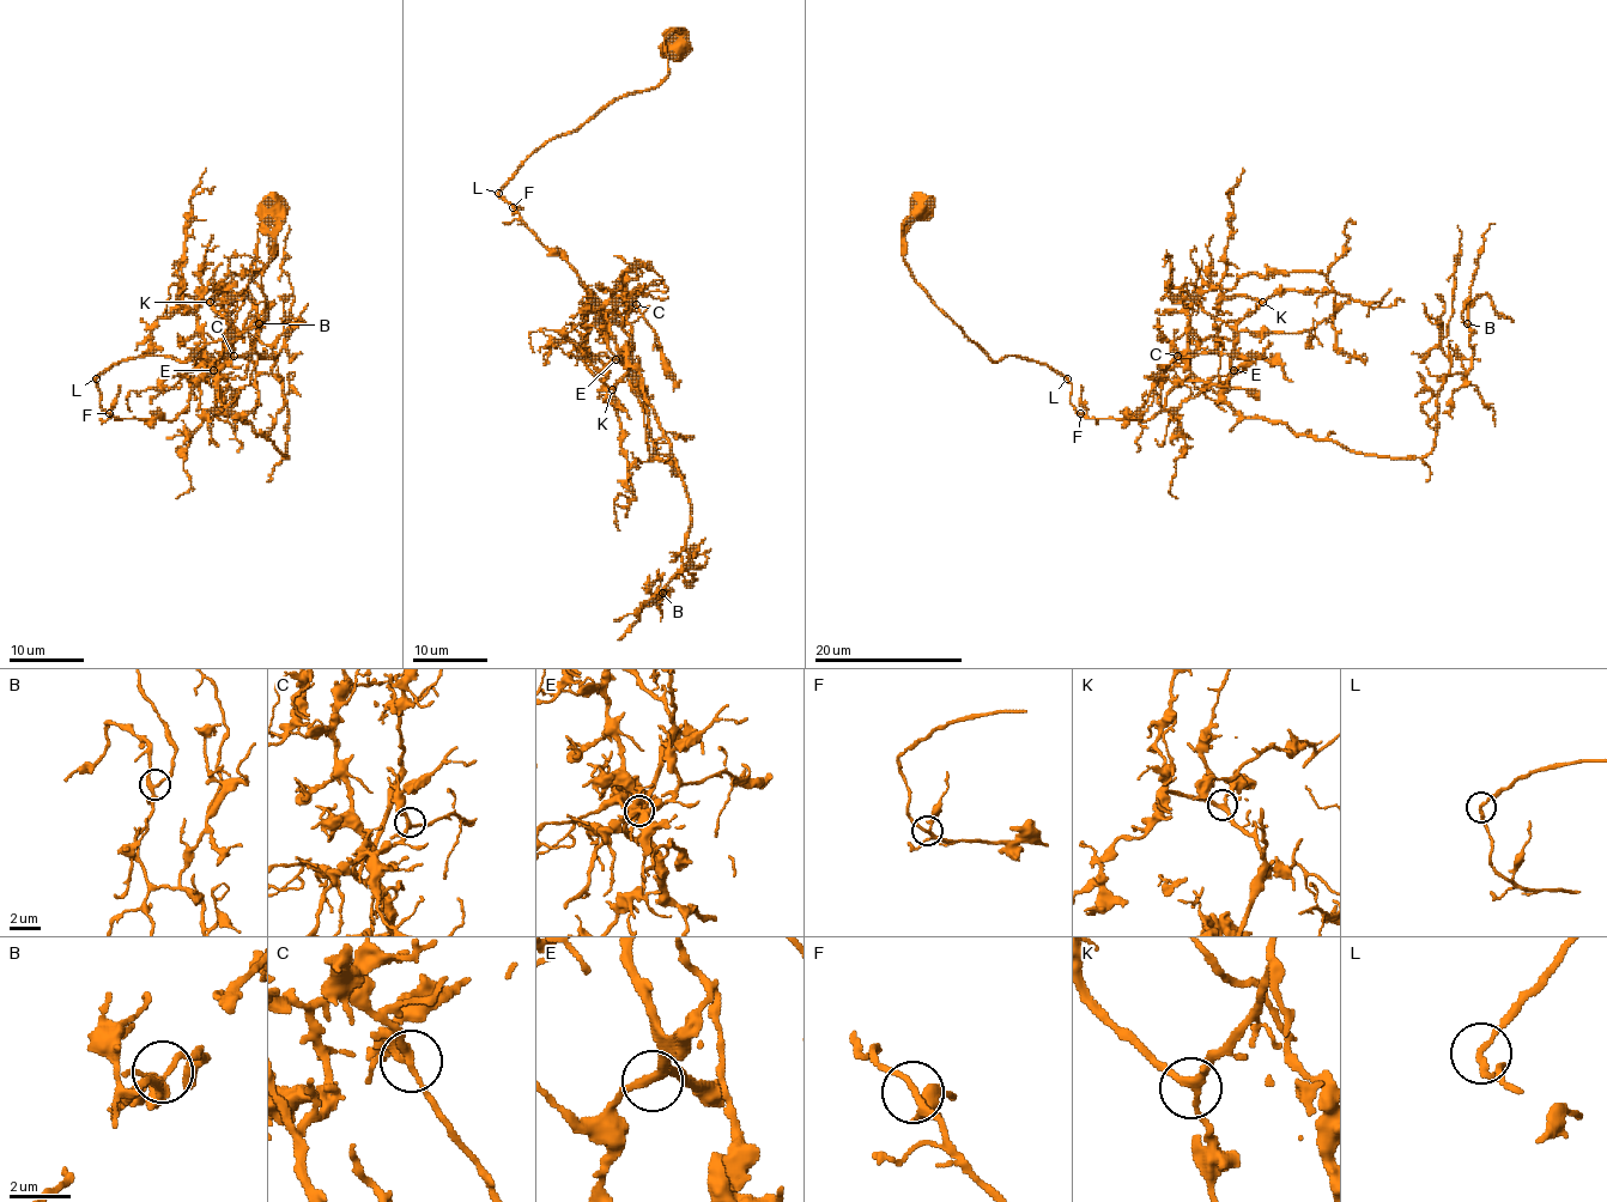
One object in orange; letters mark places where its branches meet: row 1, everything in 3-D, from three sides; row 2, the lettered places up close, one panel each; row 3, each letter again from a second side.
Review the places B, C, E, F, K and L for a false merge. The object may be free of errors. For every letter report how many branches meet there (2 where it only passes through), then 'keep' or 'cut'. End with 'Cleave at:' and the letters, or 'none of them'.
B: branches 3; keep
C: branches 3; keep
E: branches 3; keep
F: branches 3; keep
K: branches 3; keep
L: branches 2; keep
Cleave at: none of them

